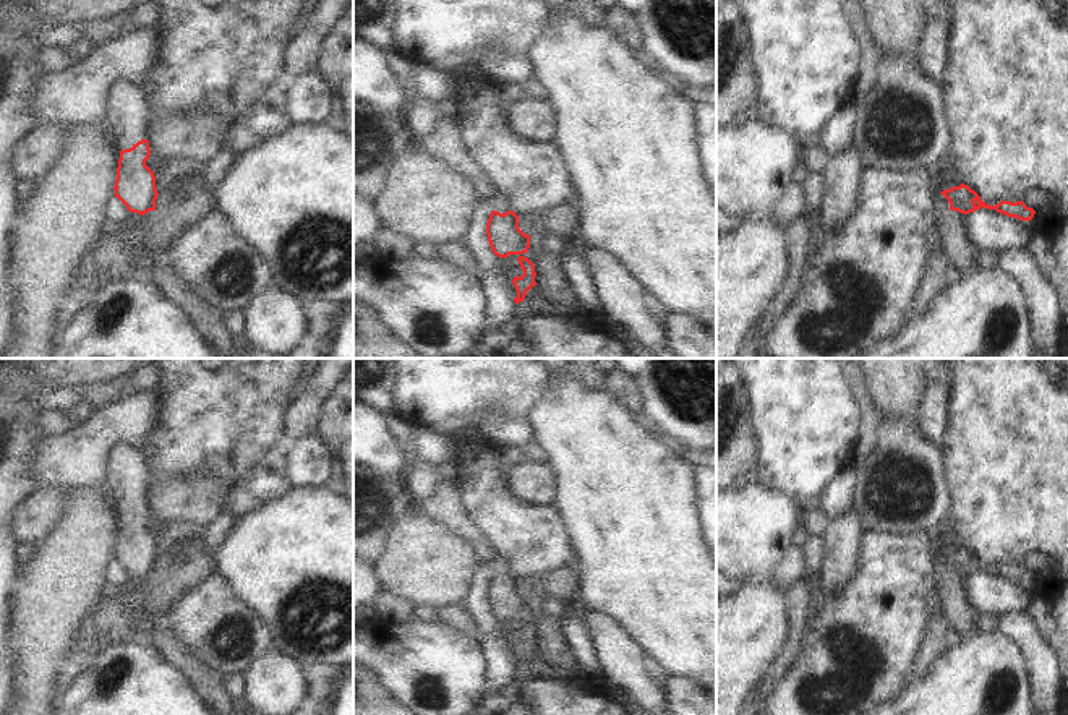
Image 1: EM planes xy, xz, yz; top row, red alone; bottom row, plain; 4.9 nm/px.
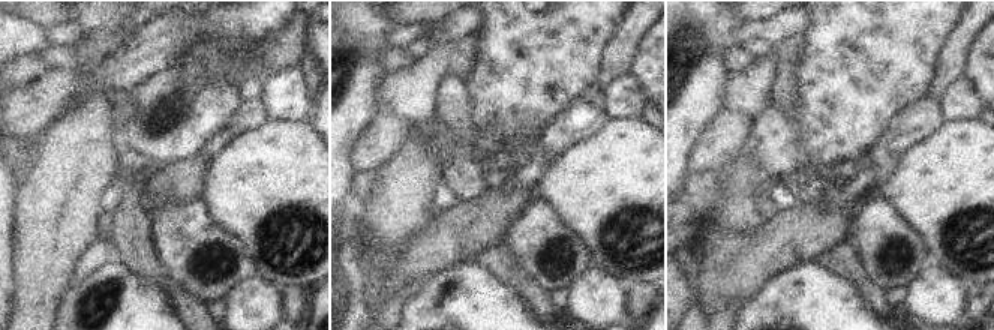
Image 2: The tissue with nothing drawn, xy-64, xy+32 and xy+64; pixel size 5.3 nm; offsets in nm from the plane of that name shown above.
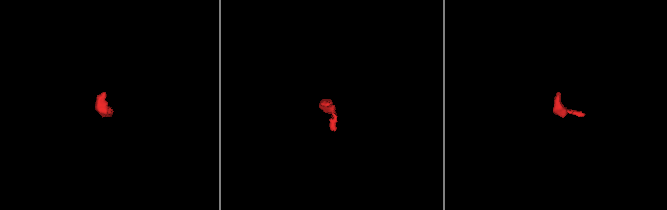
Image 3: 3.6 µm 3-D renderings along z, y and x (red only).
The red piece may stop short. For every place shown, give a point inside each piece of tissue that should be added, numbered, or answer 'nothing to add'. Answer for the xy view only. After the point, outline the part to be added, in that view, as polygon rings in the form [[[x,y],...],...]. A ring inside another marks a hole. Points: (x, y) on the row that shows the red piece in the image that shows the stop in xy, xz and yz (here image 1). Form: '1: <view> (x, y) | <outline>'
1: xy (128, 111) | [[[113,84],[107,97],[107,126],[117,151],[130,149],[146,139],[151,107],[144,89],[131,84]]]
2: xy (141, 258) | [[[130,212],[122,224],[122,229],[130,235],[130,242],[125,245],[125,250],[128,251],[125,261],[133,268],[136,280],[160,287],[154,277],[154,271],[160,268],[162,263],[157,261],[154,251],[147,245],[144,225],[143,216],[136,212]]]

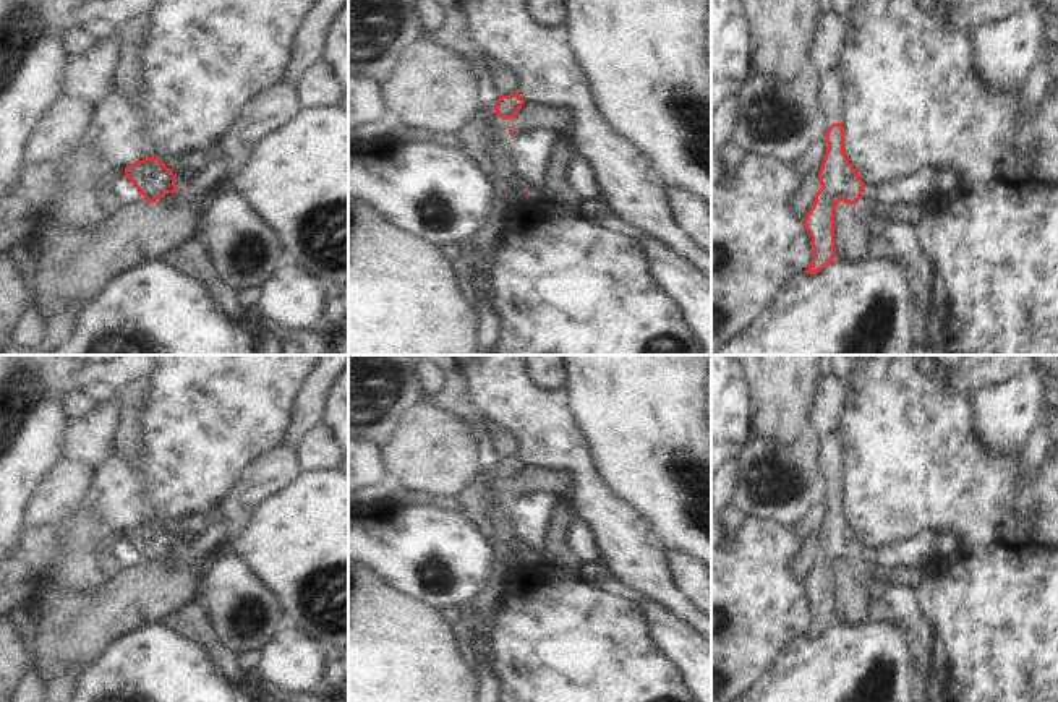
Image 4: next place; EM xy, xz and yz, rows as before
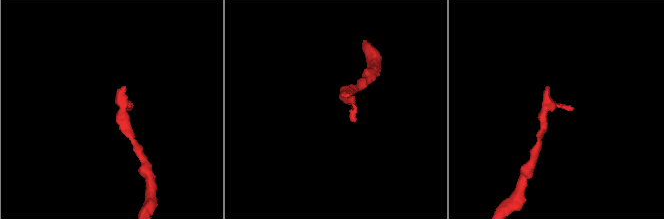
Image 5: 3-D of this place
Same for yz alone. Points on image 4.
1: yz (833, 88) | [[[833,70],[821,78],[820,101],[826,117],[826,131],[833,123],[844,125],[846,83],[841,70]]]

